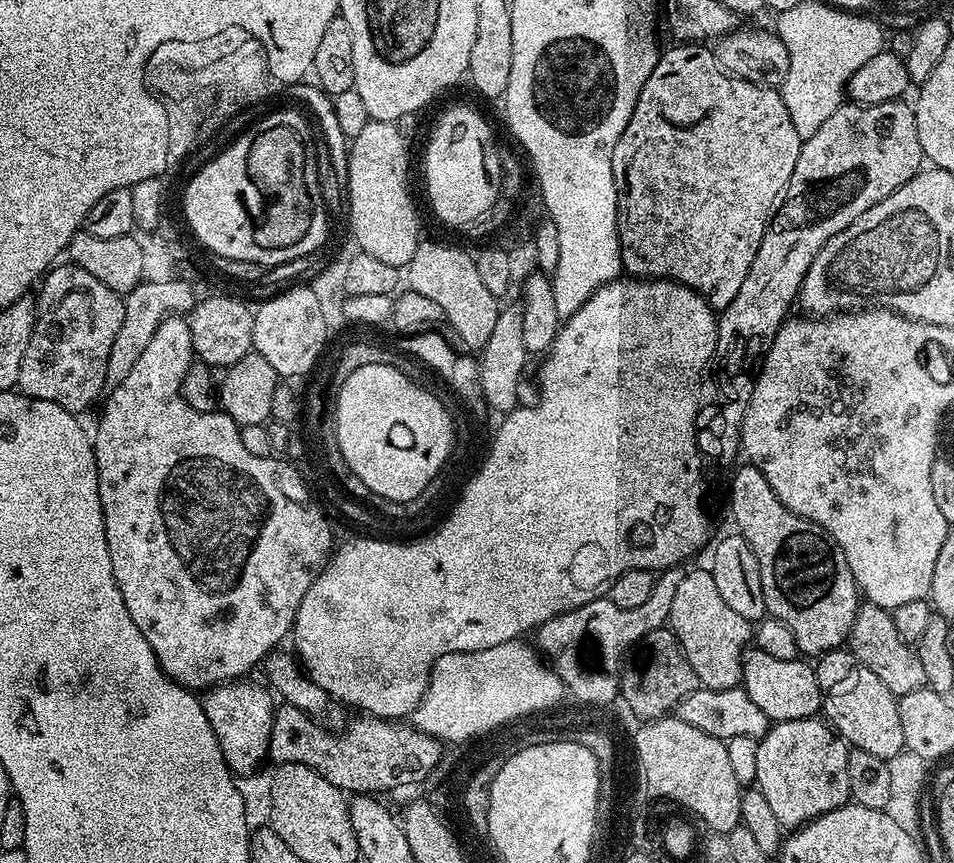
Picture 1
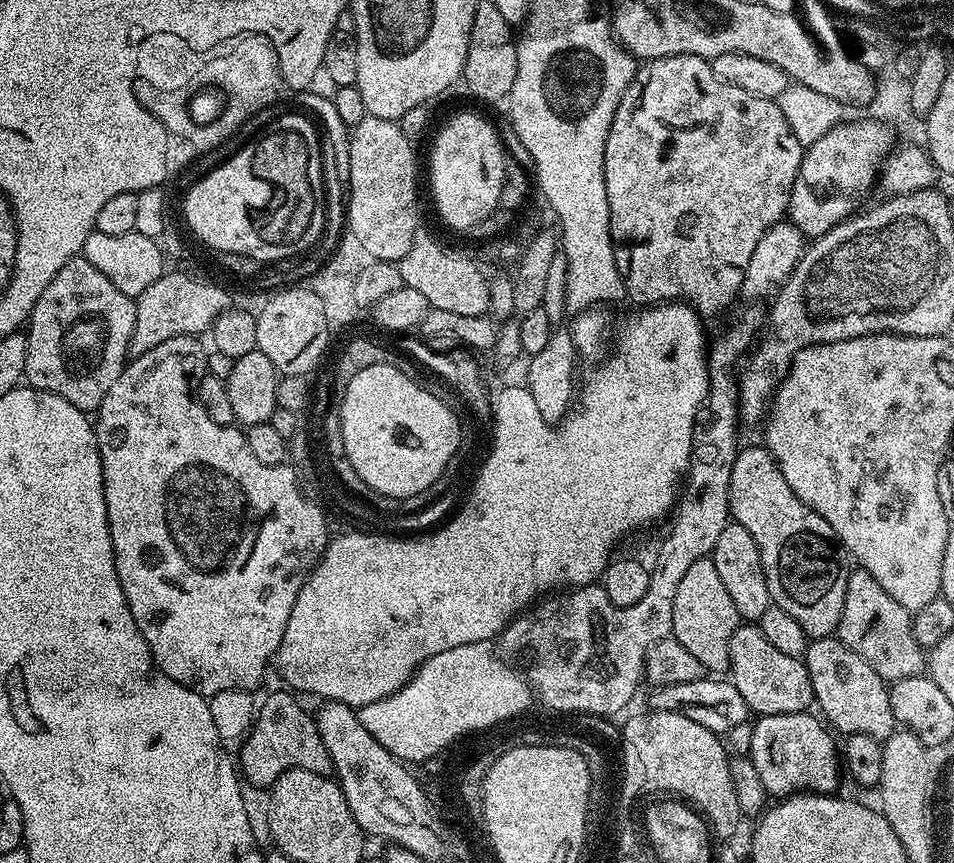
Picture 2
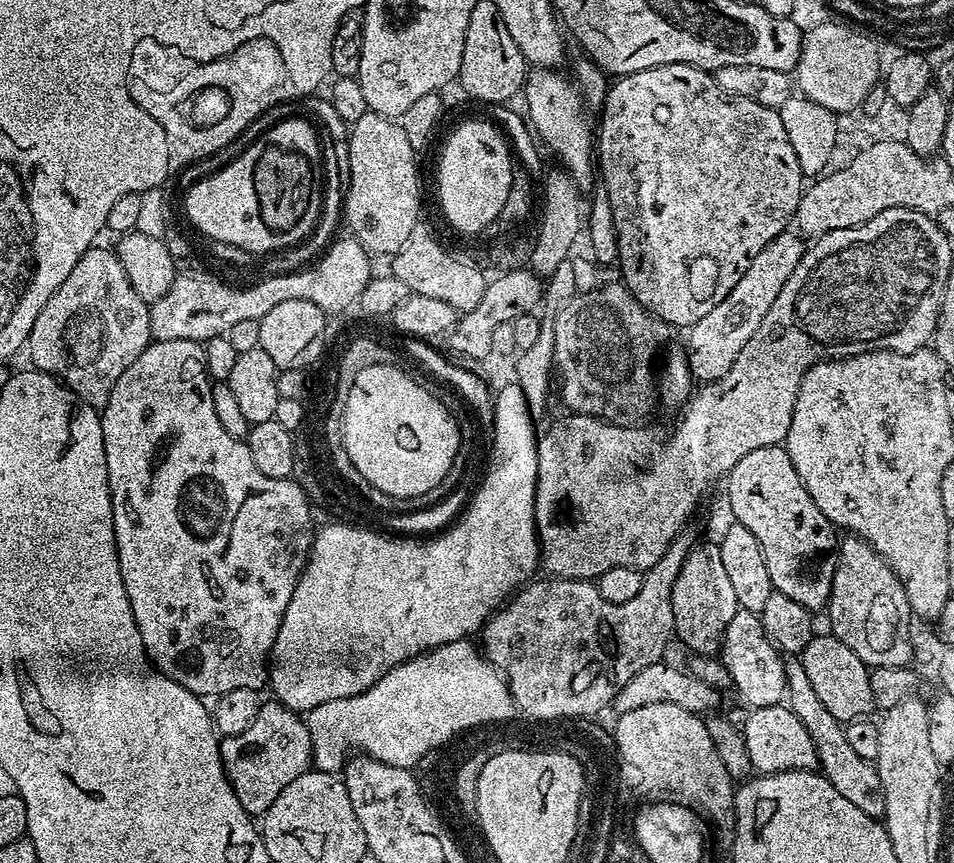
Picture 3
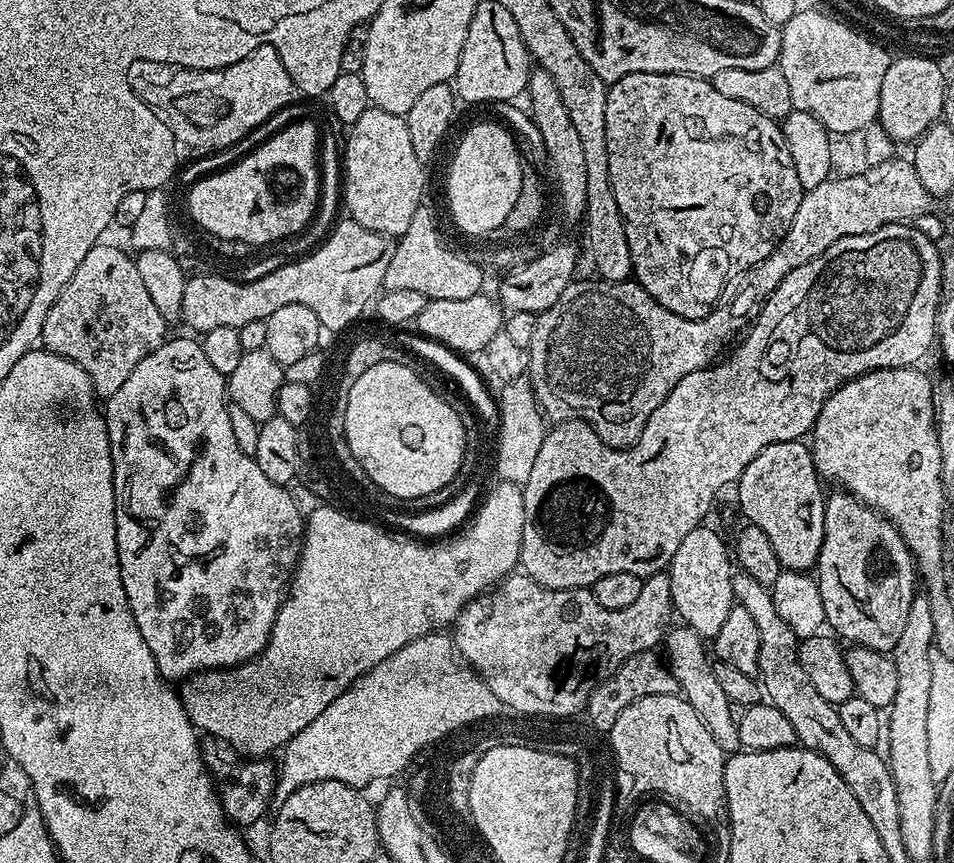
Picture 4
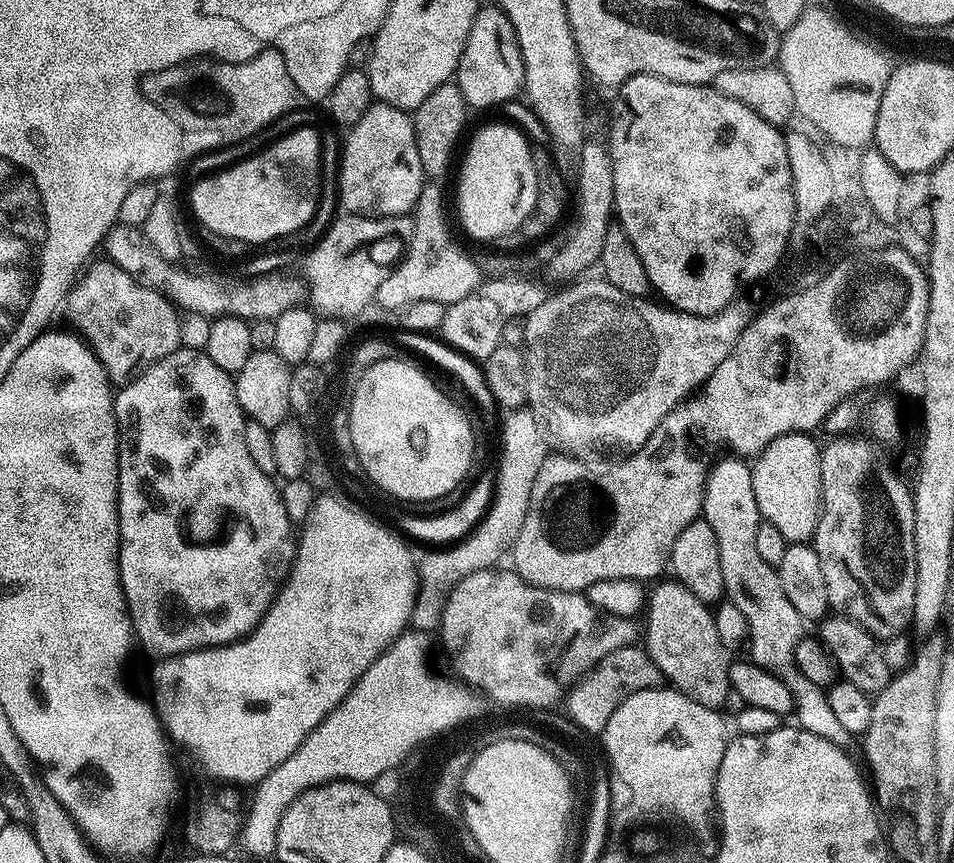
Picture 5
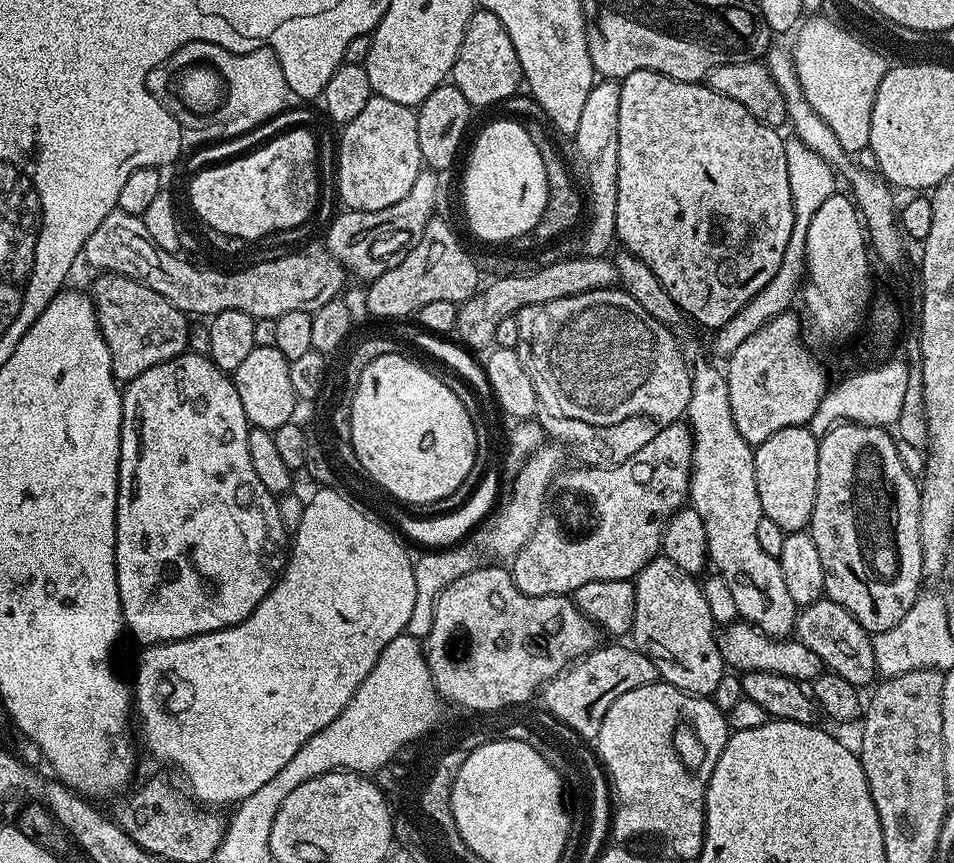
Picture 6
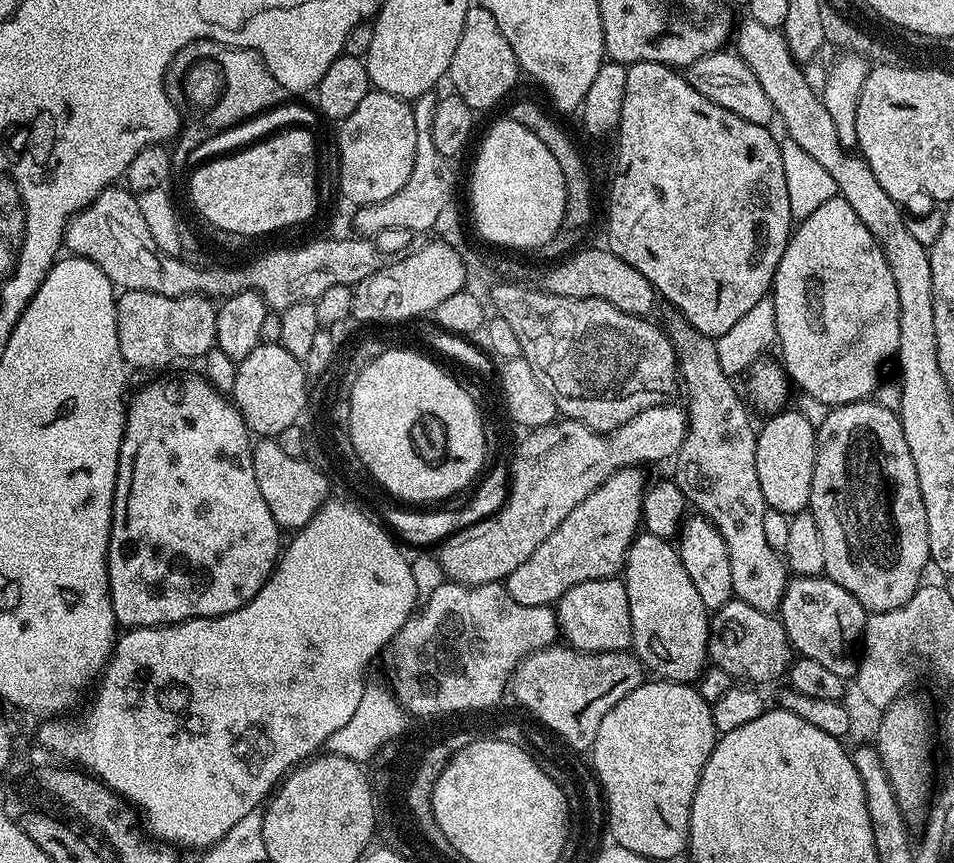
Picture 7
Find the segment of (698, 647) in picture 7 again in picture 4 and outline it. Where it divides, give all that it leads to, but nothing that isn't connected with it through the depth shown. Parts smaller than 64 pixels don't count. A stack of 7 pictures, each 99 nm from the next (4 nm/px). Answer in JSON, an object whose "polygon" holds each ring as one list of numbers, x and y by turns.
{"polygon":[[687,626,673,627,667,633,666,645,668,644,668,656,666,652,666,663,672,669,674,678,680,683,680,692,684,699,694,706,694,714,706,722,706,730,714,734,714,742,722,746,725,754,735,754,741,751,740,726,734,722,730,714,730,698,722,691,722,682,718,682,713,657,710,648,706,645,705,637,699,636,694,629]]}

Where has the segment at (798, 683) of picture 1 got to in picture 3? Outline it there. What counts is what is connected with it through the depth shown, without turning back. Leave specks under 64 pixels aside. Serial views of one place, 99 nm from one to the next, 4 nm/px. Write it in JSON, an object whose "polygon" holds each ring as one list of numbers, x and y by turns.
{"polygon":[[737,608,734,618,730,618,730,626,724,631,724,639,720,642,718,659,730,670,732,688,741,696,747,707,761,708,774,706,785,699,788,683,784,669,785,657,766,634,759,615,745,608]]}

